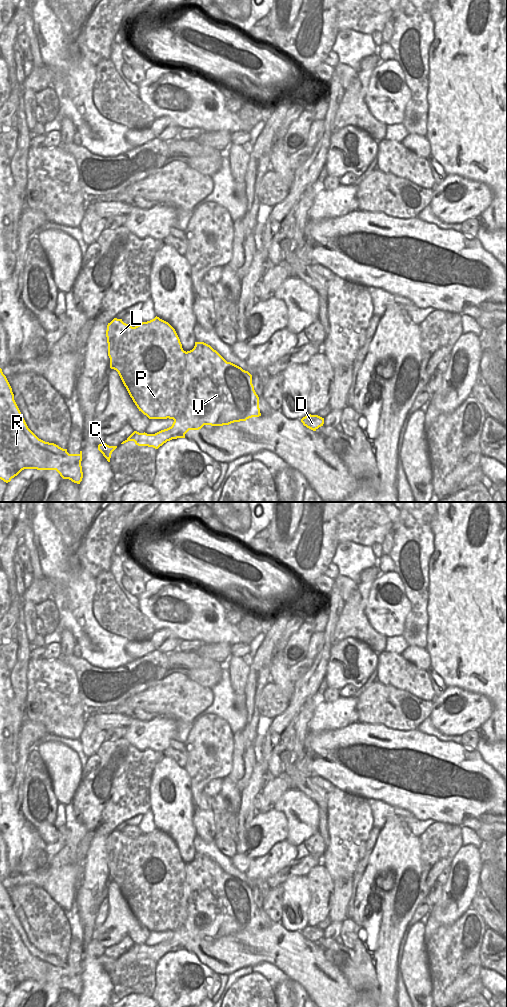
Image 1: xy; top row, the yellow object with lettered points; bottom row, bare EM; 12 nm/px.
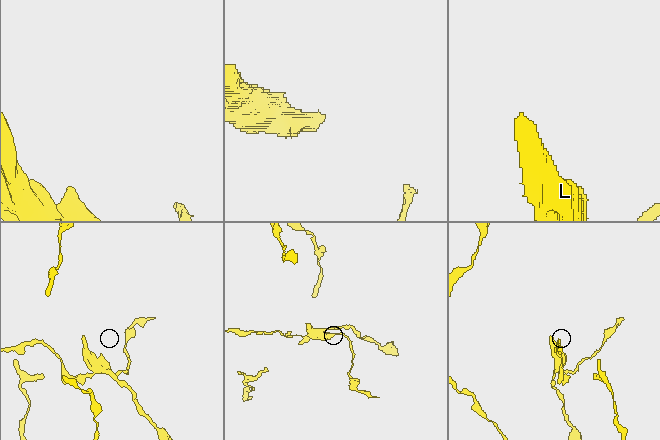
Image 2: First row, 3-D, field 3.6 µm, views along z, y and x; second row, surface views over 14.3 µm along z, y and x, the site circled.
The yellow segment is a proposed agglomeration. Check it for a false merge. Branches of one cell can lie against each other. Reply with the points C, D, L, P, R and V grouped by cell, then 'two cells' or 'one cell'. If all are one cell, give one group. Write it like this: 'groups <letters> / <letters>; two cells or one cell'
groups C D R V / L P; two cells

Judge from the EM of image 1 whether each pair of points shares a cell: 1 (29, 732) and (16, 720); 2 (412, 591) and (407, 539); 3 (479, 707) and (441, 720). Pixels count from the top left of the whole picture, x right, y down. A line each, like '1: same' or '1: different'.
1: different
2: same
3: same

